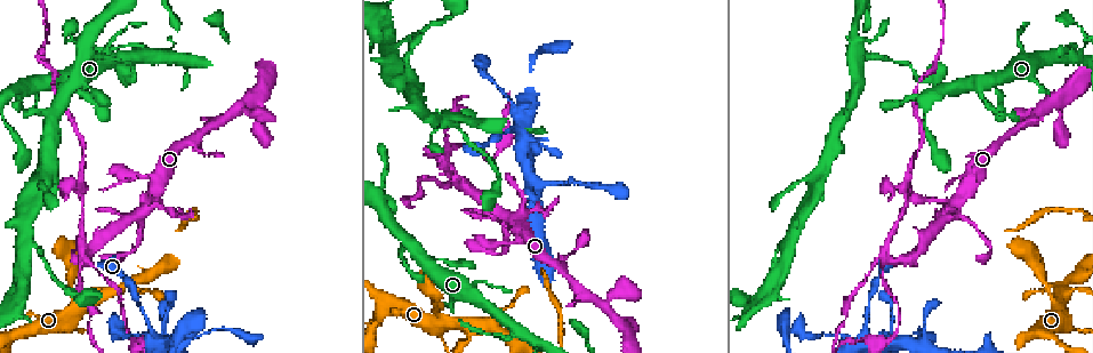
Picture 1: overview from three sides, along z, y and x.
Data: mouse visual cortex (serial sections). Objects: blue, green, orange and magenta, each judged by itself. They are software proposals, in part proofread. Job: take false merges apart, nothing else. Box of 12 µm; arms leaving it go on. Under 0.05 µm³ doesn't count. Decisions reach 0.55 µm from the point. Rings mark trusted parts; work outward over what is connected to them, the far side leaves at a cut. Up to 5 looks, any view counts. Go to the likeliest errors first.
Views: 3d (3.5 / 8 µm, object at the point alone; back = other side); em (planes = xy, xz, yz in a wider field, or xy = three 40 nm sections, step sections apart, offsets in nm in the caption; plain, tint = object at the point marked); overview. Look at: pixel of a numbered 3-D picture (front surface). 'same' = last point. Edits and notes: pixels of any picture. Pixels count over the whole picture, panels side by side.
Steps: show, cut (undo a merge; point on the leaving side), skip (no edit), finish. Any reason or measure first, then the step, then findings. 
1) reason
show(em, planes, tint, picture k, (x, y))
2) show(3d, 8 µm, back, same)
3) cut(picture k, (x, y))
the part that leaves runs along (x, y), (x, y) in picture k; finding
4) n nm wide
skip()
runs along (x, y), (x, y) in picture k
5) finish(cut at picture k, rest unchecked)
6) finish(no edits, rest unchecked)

sudden change in width
show(3d, 3.5 µm, picture 1, (79, 255))

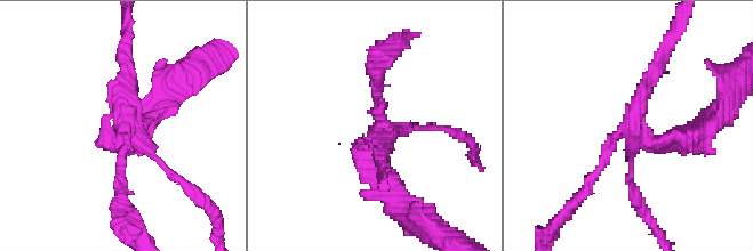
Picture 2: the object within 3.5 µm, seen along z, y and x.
4 arms; arms of 100, 150, 200, 350 nm
show(em, xy, step 2, plain, picture 2, (377, 134))

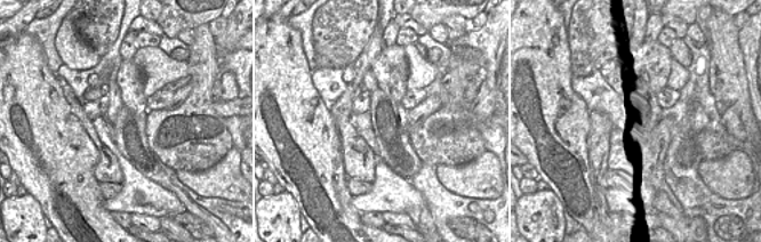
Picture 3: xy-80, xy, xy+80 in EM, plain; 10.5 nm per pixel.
where the object lies
show(em, xy, step 2, tint, same)

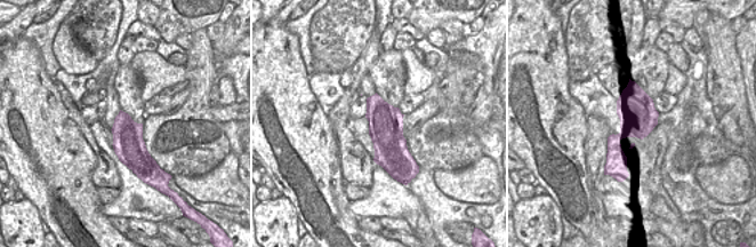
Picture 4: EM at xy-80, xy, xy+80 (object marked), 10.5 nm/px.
cut(picture 2, (650, 78))
the part that leaves runs along (638, 122), (656, 62), (679, 31) in picture 2; a second cell is stuck on

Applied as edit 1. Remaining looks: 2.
thin arm on a thick one
show(3d, 3.5 µm, back, picture 1, (867, 332))

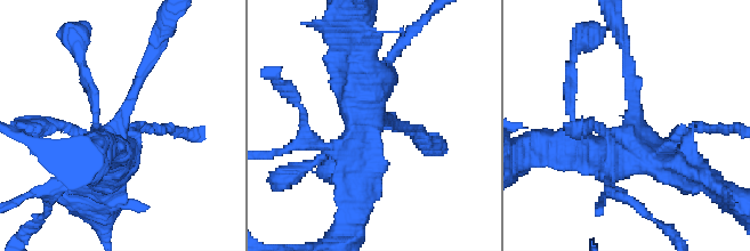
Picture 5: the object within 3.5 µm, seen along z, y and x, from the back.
now the EM
show(em, xy, step 2, tint, picture 5, (372, 120))

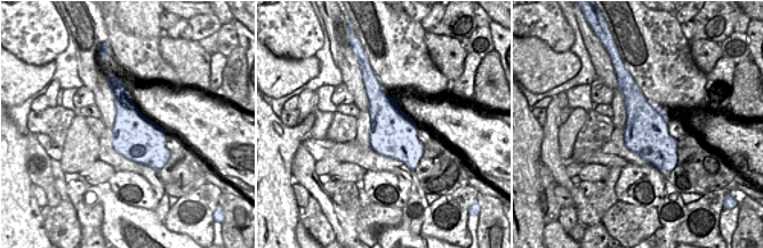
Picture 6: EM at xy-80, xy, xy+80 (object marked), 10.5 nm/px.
skip()
runs along (628, 62), (631, 139), (572, 150) in picture 5; all the same cell

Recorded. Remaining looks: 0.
finish(cut at picture 2, rest unchecked)

